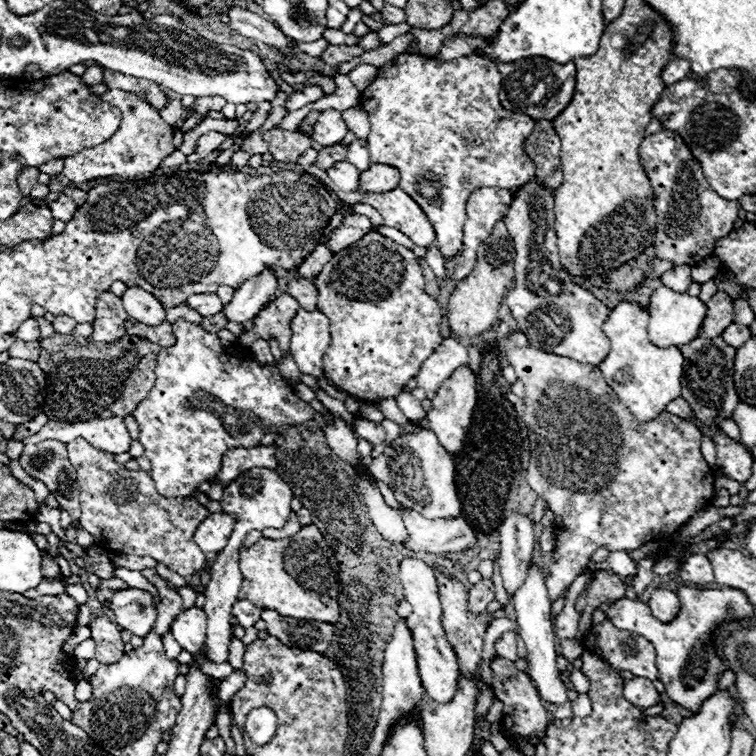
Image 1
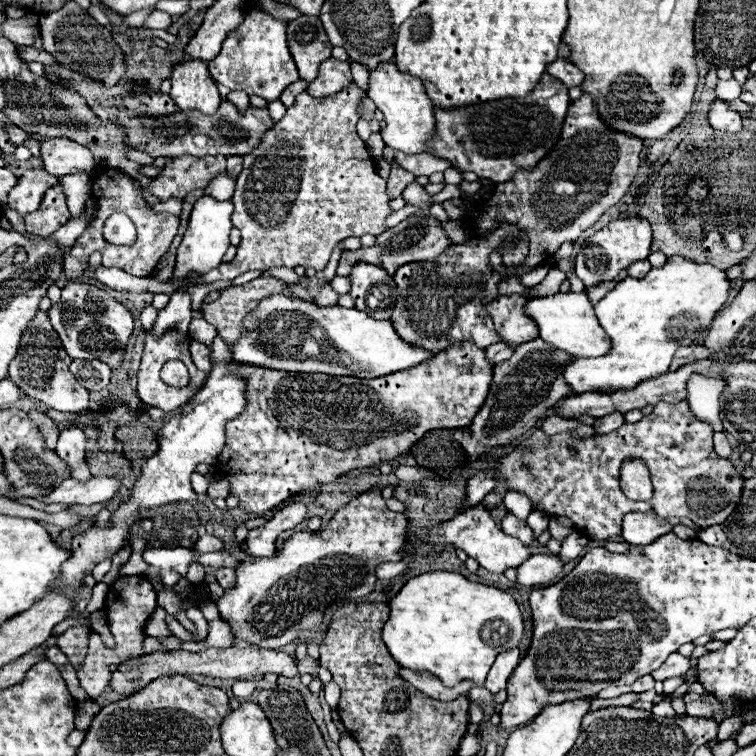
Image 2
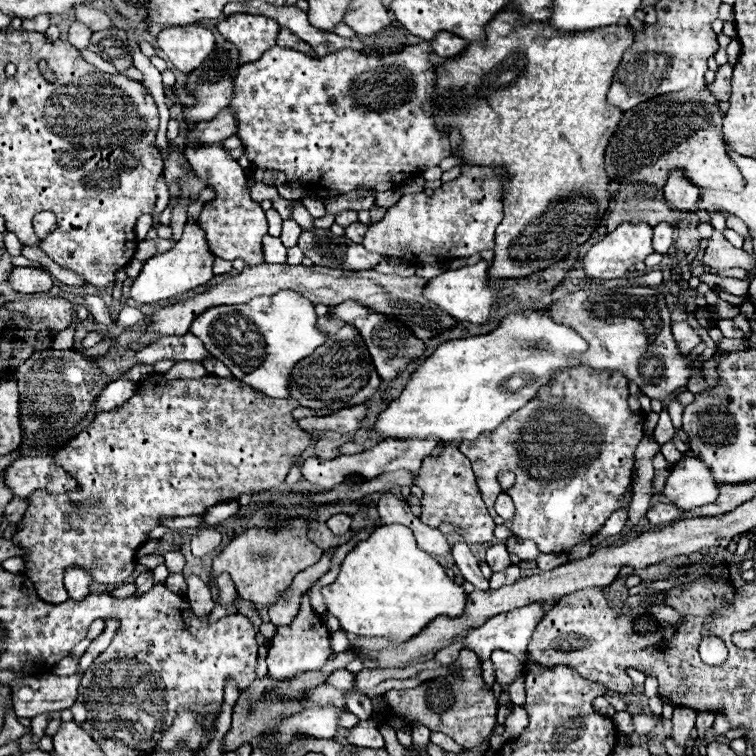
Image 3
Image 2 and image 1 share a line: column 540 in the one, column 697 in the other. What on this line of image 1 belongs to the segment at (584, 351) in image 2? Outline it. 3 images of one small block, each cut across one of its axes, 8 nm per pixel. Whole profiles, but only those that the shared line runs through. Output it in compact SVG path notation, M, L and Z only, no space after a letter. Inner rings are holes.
M660 286L648 304L650 322L648 322L648 338L656 346L684 346L700 336L702 322L706 318L706 304L698 296L690 296L686 292L674 292L666 286Z

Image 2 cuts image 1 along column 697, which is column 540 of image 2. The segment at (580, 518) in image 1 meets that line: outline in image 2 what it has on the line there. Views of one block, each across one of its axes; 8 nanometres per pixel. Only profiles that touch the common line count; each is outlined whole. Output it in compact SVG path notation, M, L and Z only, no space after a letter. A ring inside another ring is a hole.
M658 402L652 414L644 416L640 422L622 424L618 430L612 430L602 436L578 438L574 430L566 430L554 436L544 434L542 428L534 428L534 432L524 438L512 452L504 454L496 460L494 472L504 480L506 490L524 492L534 512L544 512L546 516L570 518L574 526L588 536L590 540L608 540L612 536L622 534L622 518L628 512L652 512L660 518L690 518L700 528L708 528L714 524L724 522L734 510L742 490L742 476L734 470L730 460L720 458L712 448L712 434L710 426L692 418L688 410L688 402ZM626 458L640 458L650 472L650 480L654 484L654 496L648 502L632 502L620 492L620 466Z

